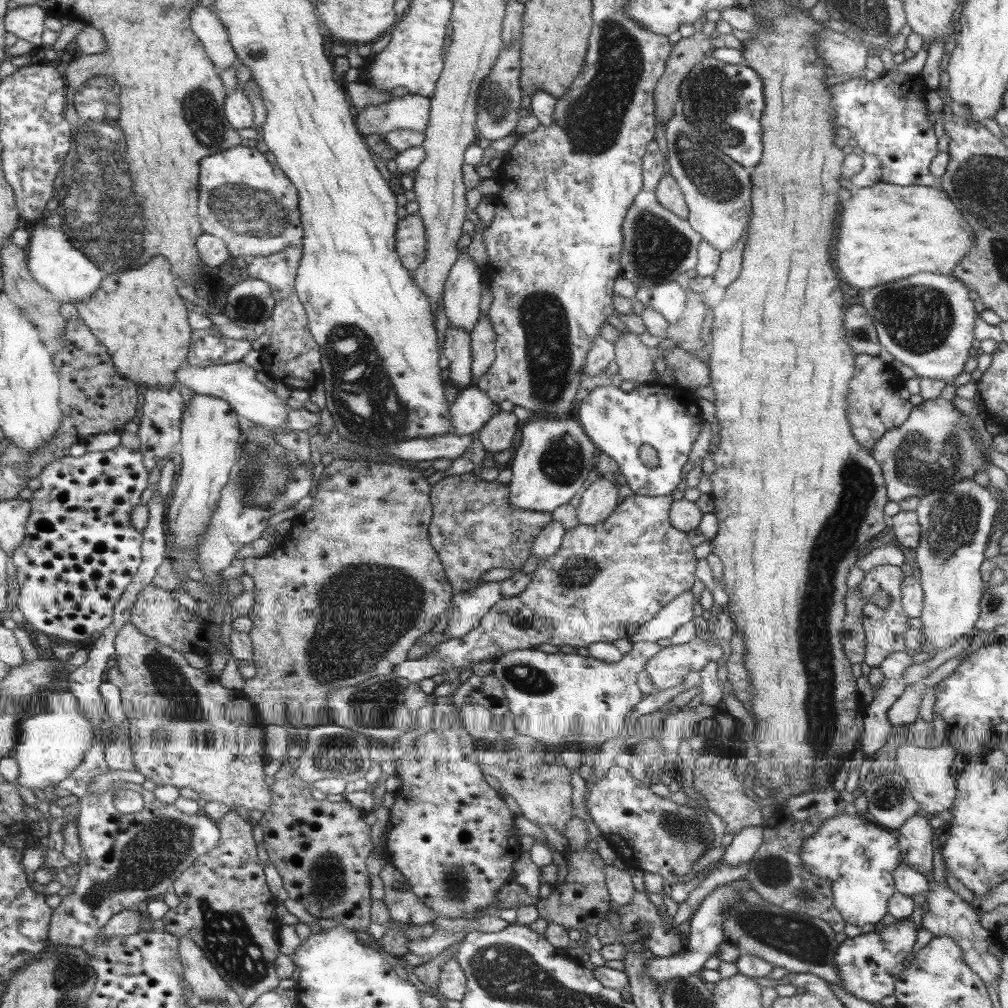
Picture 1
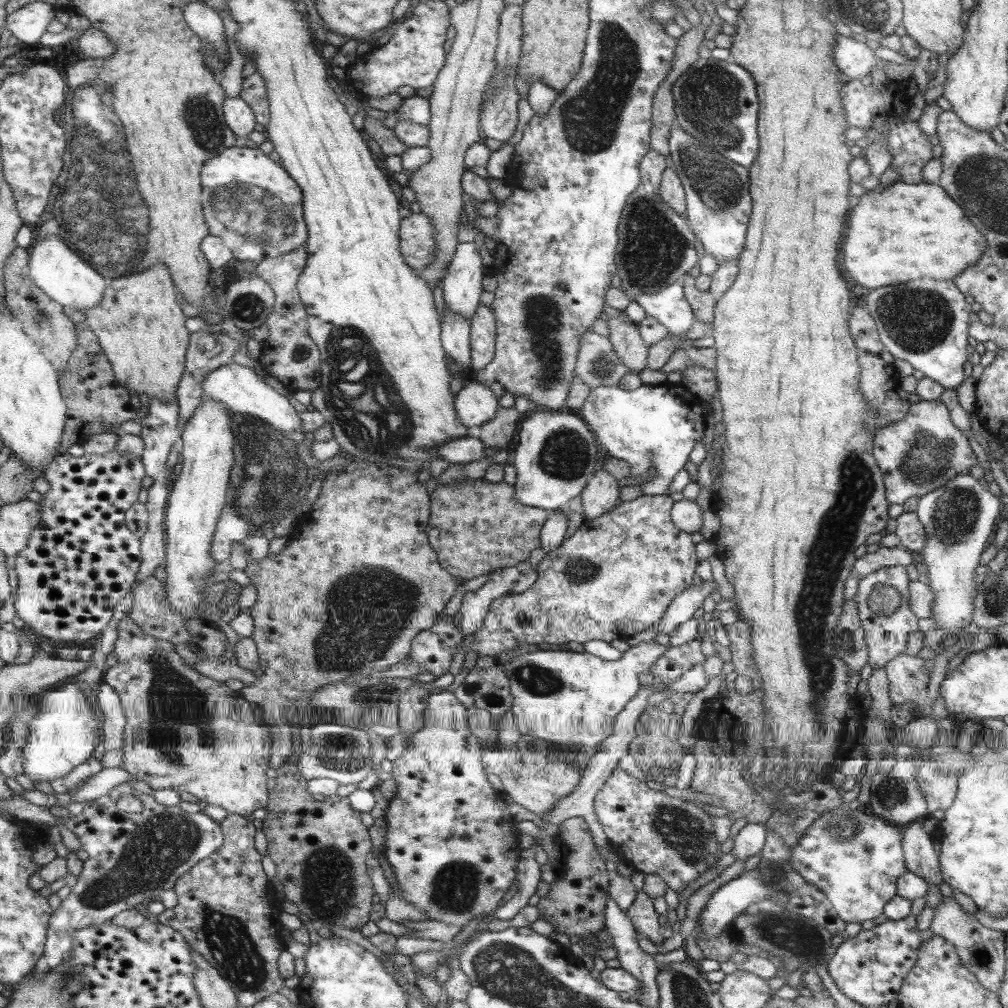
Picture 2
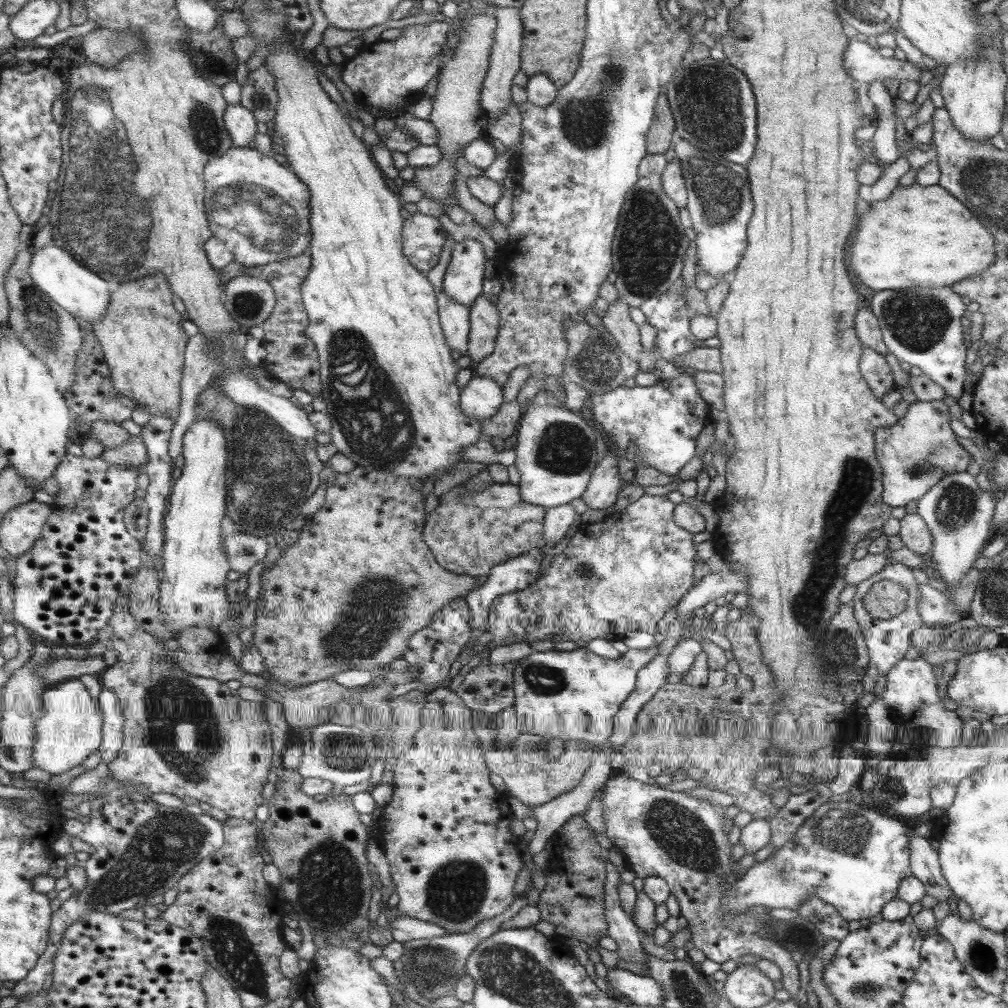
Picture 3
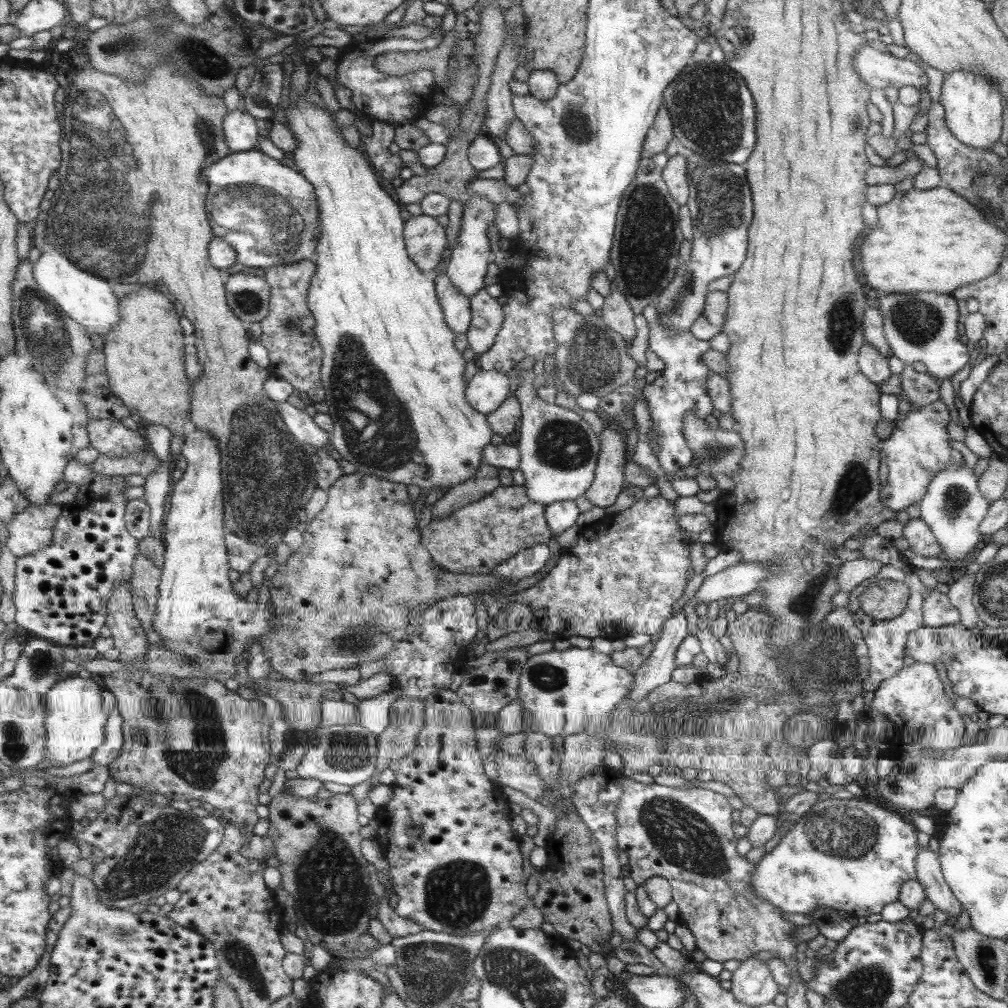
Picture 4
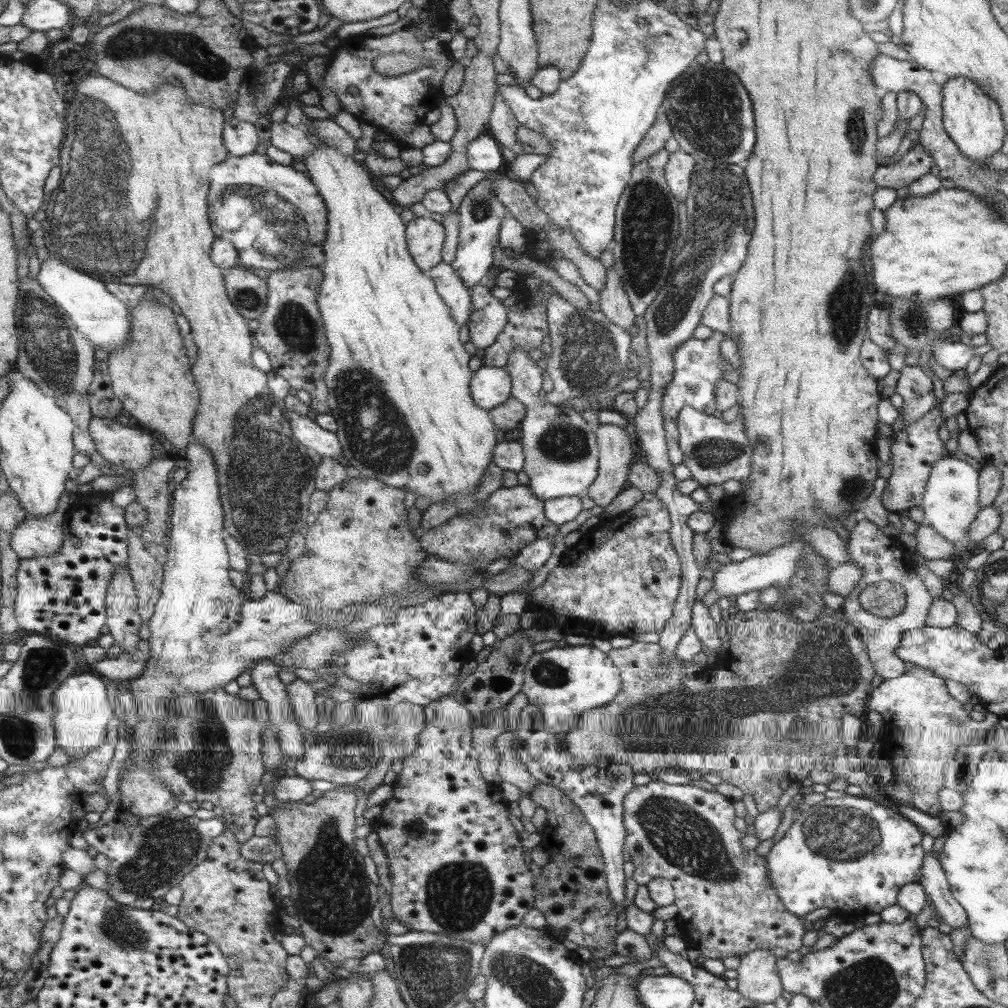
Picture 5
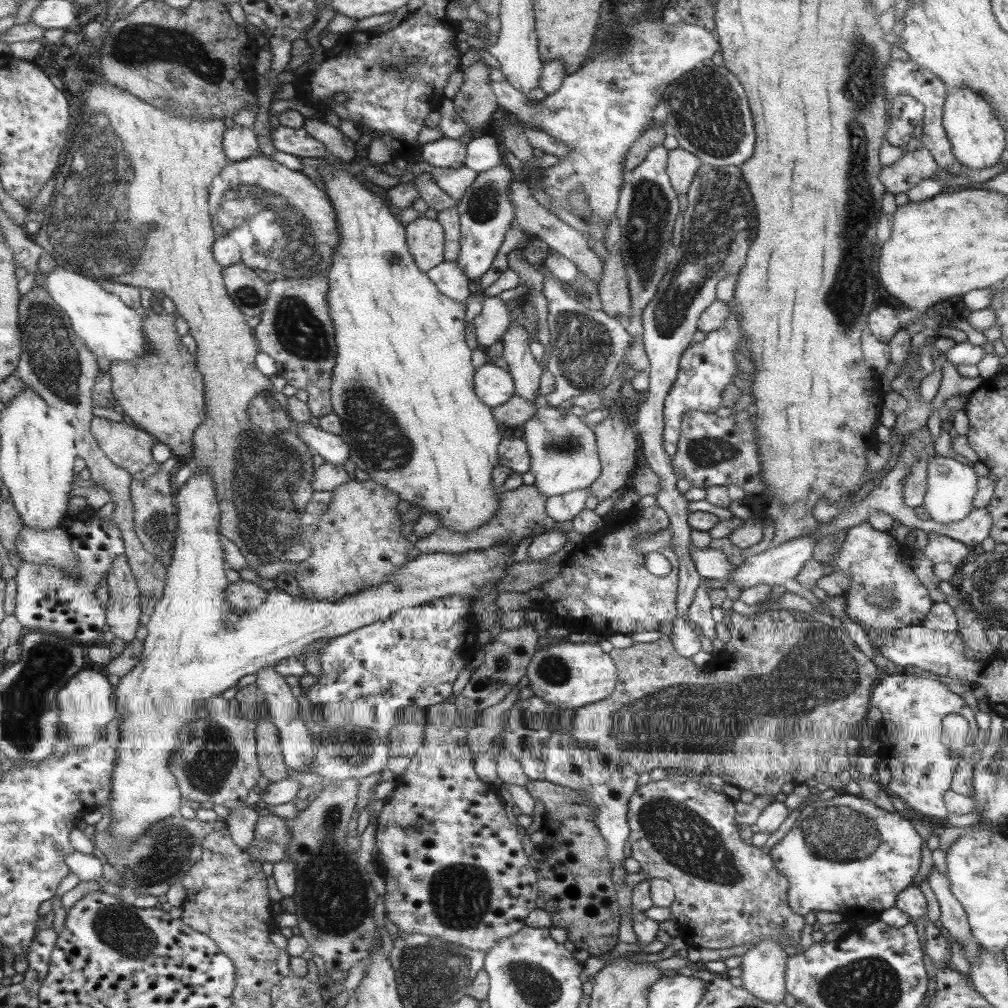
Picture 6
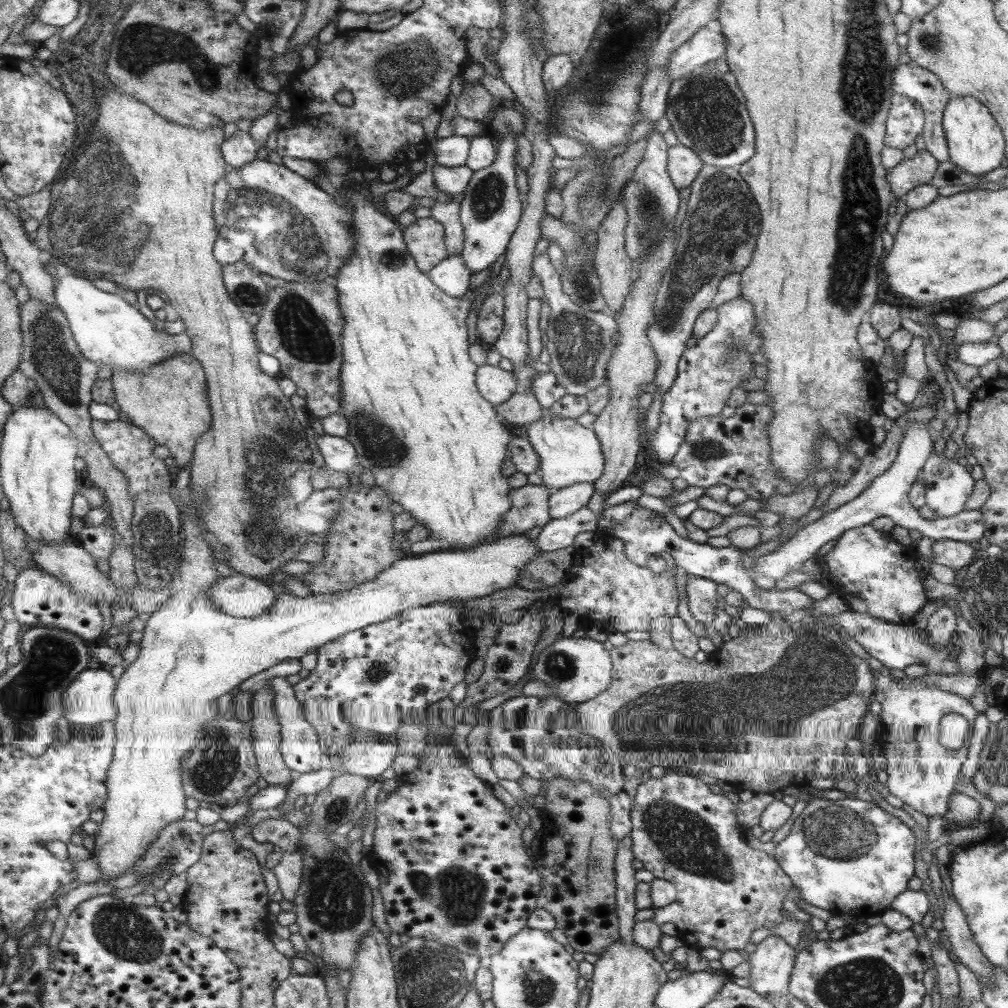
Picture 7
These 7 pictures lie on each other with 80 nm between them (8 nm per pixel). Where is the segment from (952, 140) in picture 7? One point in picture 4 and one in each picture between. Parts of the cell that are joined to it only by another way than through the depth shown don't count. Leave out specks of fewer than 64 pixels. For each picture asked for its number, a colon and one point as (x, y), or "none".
4: (972, 104)
5: (973, 120)
6: (977, 139)

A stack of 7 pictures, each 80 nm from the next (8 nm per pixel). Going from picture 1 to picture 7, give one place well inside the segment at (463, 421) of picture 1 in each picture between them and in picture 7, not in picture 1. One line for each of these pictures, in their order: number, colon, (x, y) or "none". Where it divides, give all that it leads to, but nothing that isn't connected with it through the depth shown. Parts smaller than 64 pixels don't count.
2: (475, 404)
3: (480, 398)
4: (486, 390)
5: (490, 386)
6: (494, 386)
7: (496, 385)

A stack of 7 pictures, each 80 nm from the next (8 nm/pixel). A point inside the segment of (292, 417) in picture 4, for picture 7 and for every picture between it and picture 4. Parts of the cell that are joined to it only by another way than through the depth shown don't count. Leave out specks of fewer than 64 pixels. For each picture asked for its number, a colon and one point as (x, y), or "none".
5: (325, 443)
6: (332, 448)
7: (339, 455)

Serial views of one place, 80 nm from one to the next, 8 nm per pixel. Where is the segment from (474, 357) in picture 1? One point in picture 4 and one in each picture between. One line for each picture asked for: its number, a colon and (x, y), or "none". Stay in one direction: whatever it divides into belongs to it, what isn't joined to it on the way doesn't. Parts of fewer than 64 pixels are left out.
2: (482, 334)
3: (483, 317)
4: (486, 317)

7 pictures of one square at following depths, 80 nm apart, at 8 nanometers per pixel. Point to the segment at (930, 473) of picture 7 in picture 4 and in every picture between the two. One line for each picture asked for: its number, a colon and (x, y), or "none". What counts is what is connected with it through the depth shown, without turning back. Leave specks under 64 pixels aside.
4: (952, 508)
5: (949, 504)
6: (950, 486)

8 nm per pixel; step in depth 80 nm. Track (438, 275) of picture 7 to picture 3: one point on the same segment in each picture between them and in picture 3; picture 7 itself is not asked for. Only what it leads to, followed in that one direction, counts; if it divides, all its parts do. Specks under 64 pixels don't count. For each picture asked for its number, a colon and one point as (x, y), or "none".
3: (454, 317)
4: (456, 309)
5: (457, 297)
6: (448, 278)

